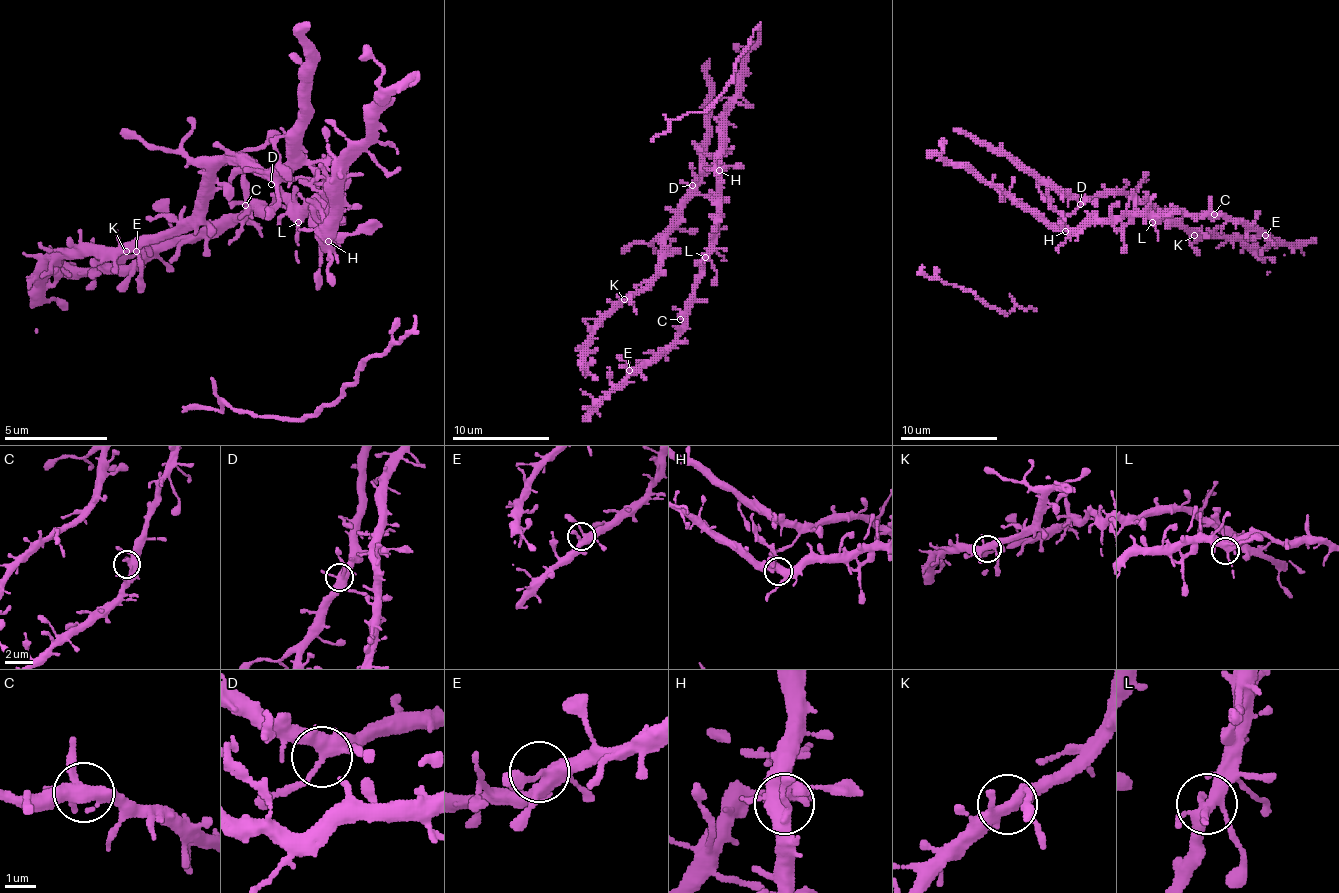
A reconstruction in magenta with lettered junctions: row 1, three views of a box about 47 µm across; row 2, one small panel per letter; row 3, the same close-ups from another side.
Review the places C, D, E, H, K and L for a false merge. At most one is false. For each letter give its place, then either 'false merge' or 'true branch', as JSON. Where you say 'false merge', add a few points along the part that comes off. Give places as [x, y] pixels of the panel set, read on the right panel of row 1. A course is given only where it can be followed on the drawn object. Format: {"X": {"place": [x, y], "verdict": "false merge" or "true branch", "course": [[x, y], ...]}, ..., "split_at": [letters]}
{"C": {"place": [1214, 214], "verdict": "true branch"}, "D": {"place": [1080, 204], "verdict": "true branch"}, "E": {"place": [1265, 235], "verdict": "true branch"}, "H": {"place": [1065, 231], "verdict": "true branch"}, "K": {"place": [1194, 235], "verdict": "true branch"}, "L": {"place": [1152, 222], "verdict": "true branch"}, "split_at": []}

